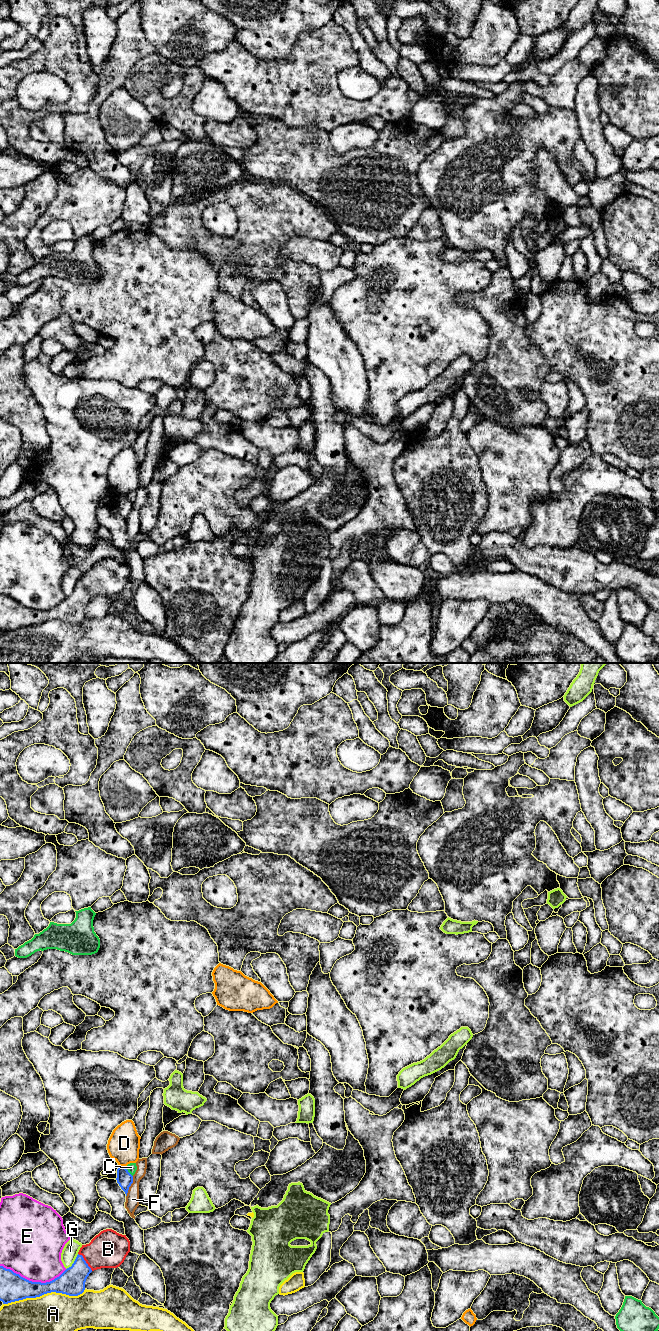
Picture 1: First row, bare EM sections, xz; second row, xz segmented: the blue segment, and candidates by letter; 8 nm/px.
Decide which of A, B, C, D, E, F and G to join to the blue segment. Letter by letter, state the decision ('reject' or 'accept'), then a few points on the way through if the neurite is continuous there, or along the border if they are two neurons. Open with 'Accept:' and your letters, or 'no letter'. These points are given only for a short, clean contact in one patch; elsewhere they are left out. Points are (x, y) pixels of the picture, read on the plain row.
Accept: no letter
A: reject
B: reject
C: reject
D: reject; border xz (119, 493), (125, 495)
E: reject
F: reject; border xz (133, 504), (133, 510), (126, 524)
G: reject

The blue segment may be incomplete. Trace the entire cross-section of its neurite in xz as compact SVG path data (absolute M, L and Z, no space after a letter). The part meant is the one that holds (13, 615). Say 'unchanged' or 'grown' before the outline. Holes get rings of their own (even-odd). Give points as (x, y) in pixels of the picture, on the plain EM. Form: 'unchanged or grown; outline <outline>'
unchanged; outline M79 582L71 595L59 605L46 611L29 609L12 598L0 594L0 629L8 632L51 620L78 624L84 620L86 607L91 600L83 584Z

